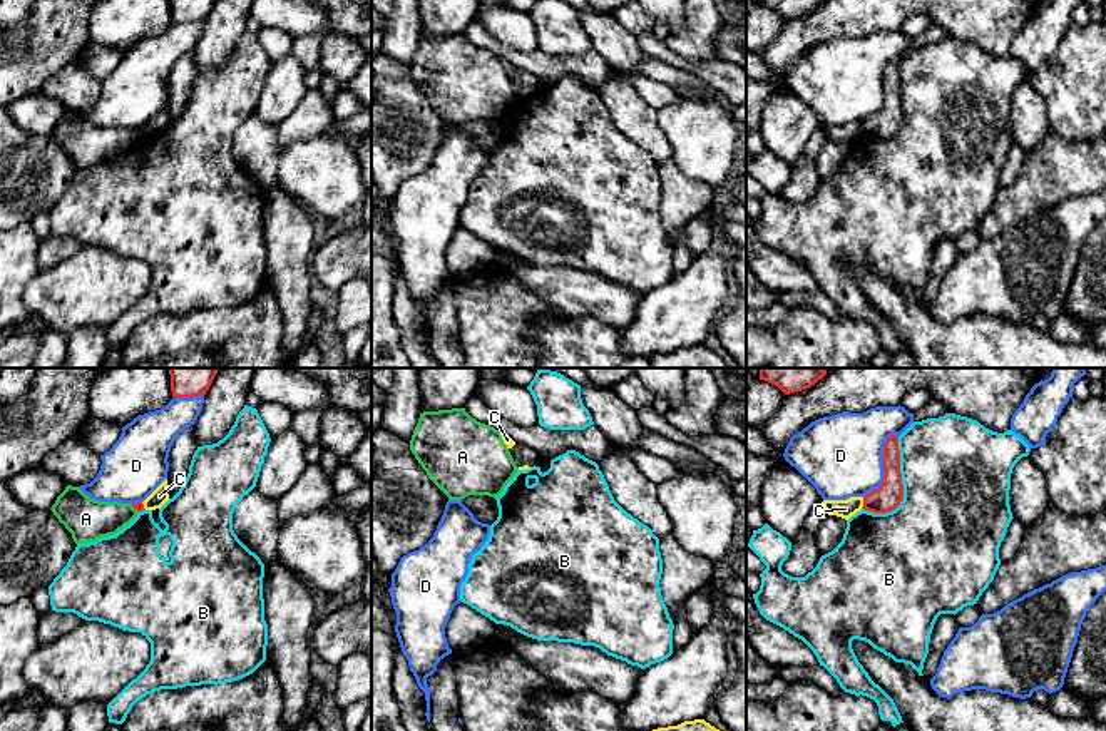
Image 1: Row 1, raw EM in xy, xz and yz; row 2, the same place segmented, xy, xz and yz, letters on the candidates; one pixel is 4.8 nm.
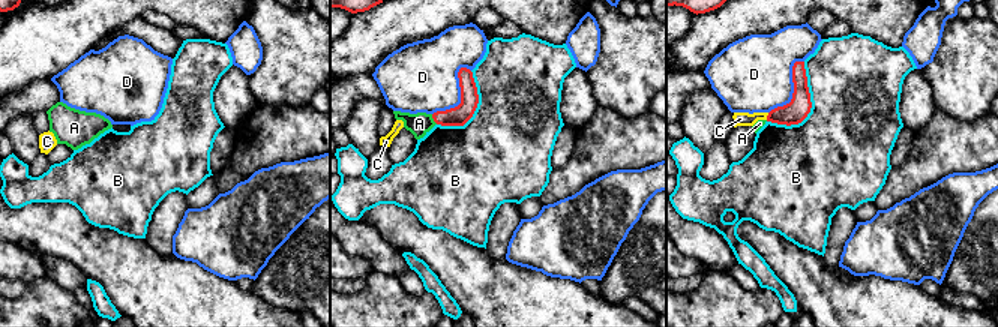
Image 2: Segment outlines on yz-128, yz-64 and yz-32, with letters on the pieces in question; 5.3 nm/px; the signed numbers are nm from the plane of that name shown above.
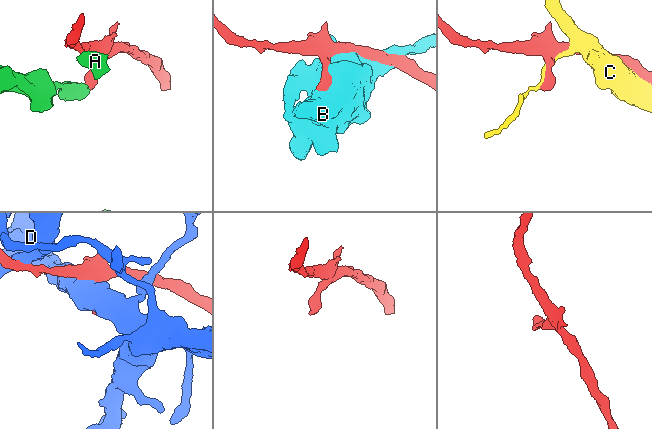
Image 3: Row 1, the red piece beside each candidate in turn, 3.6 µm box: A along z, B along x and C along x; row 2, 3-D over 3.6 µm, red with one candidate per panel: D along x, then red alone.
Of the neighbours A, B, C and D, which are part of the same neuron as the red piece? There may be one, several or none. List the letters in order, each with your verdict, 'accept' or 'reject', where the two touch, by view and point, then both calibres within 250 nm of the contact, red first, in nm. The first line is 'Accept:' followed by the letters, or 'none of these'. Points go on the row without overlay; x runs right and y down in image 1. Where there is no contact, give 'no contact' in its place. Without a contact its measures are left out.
Accept: none of these
A: reject; meets red in xy at (134, 132); 50 nm thick on the red side, 200 nm on the other
B: reject; meets red in yz at (902, 114); 140 nm thick on the red side, 500 nm on the other
C: reject; meets red in yz at (864, 127); 140 nm thick on the red side, 90 nm on the other
D: reject; meets red in yz at (884, 91); 140 nm thick on the red side, 400 nm on the other

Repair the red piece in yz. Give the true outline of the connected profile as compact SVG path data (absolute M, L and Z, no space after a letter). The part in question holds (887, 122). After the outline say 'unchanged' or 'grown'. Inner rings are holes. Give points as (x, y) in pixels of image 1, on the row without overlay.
M892 60L883 70L883 107L878 114L863 122L863 135L887 139L895 135L904 125L904 110L900 99L899 62Z; unchanged

